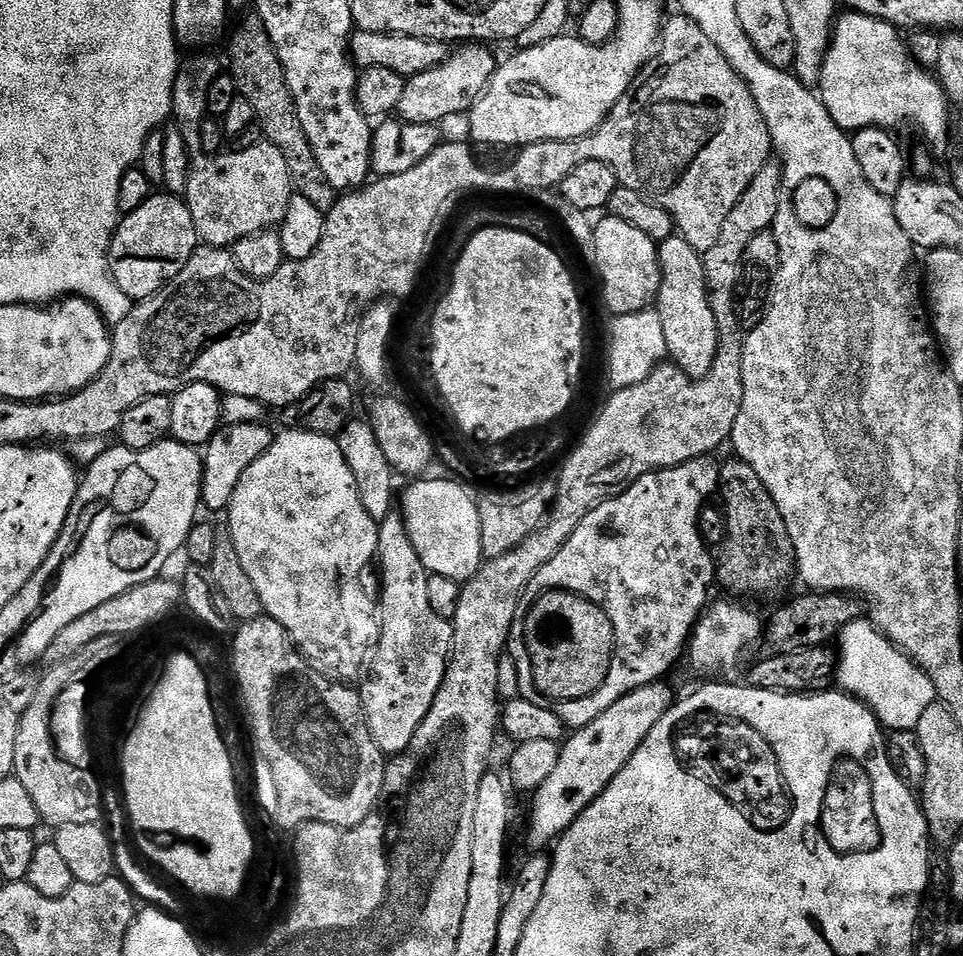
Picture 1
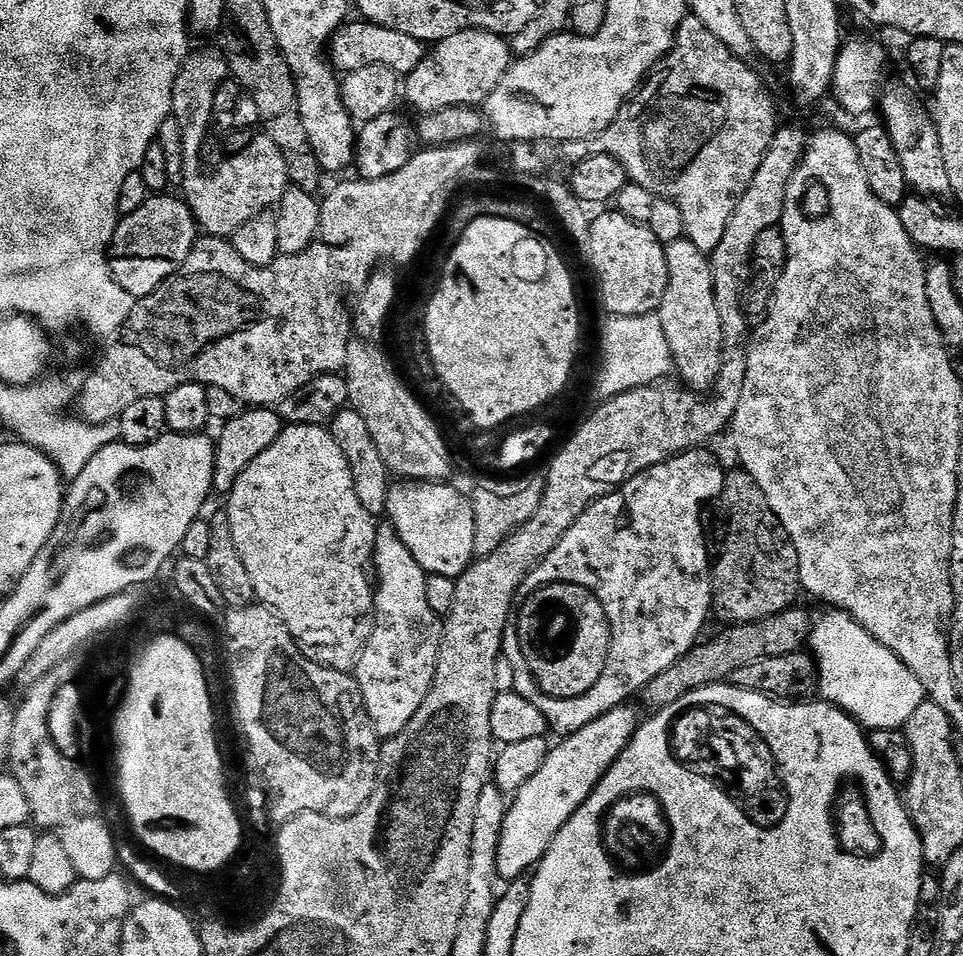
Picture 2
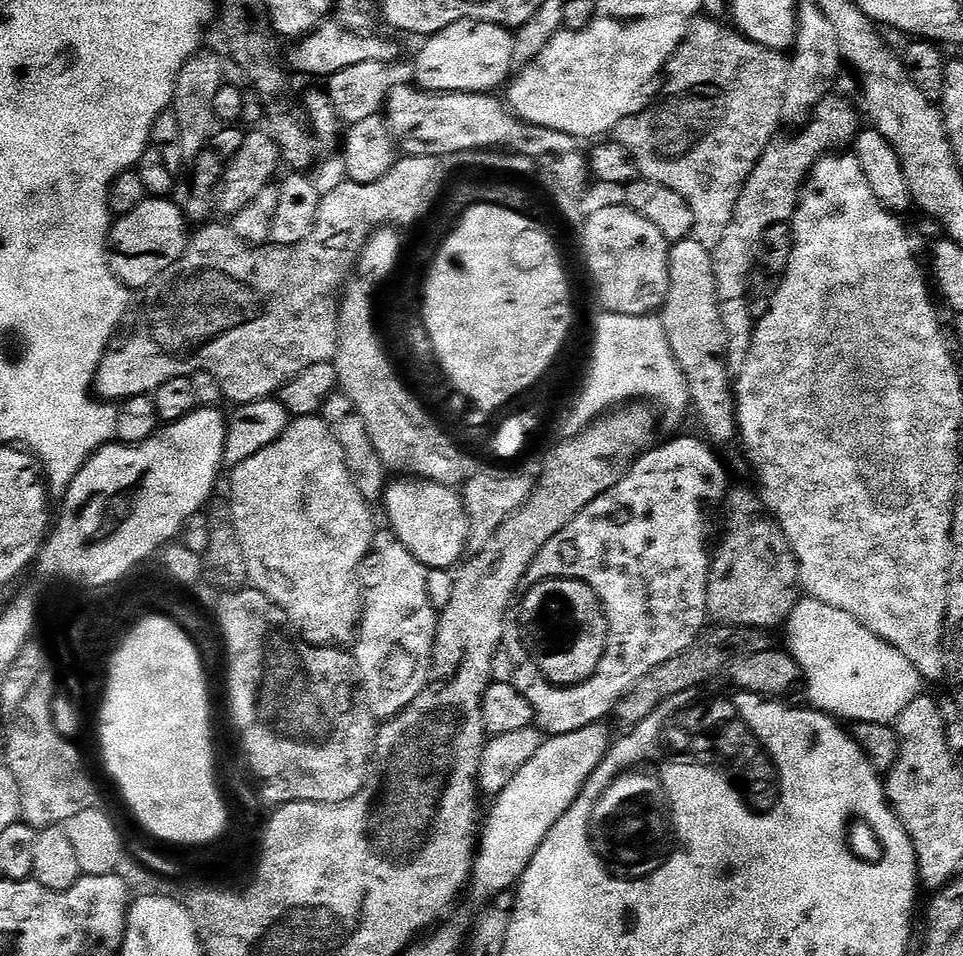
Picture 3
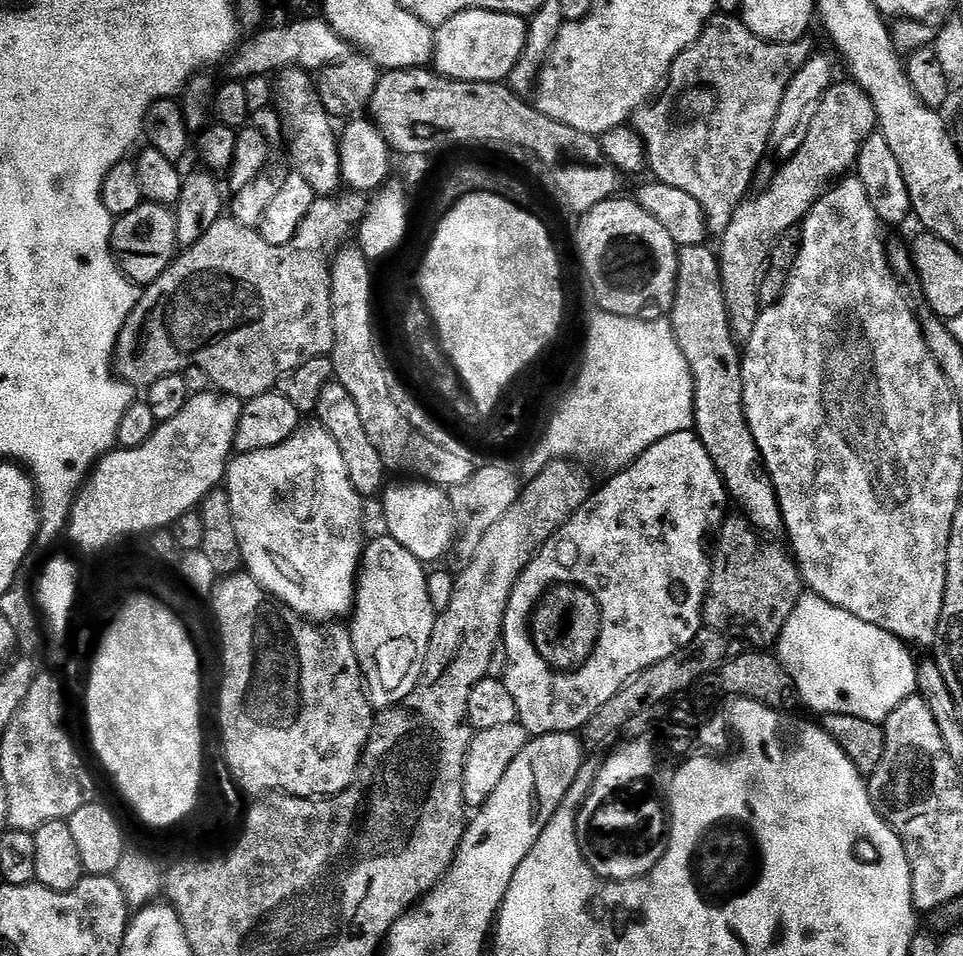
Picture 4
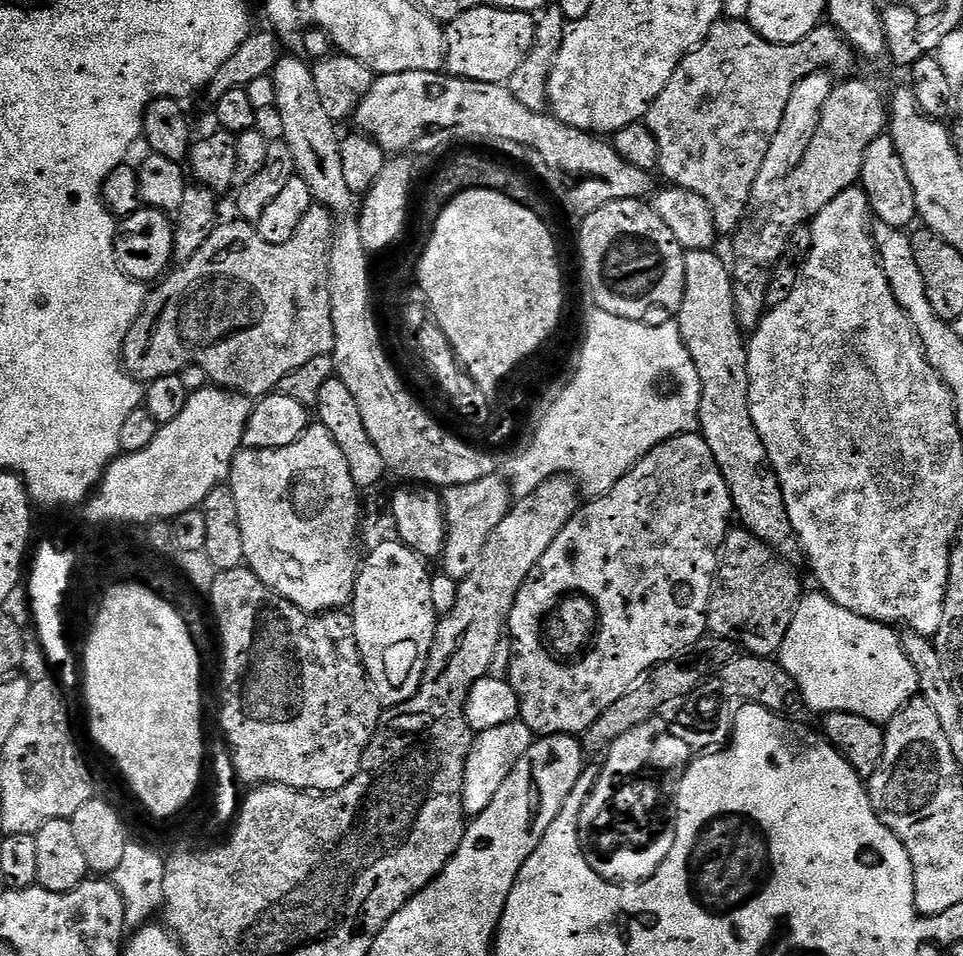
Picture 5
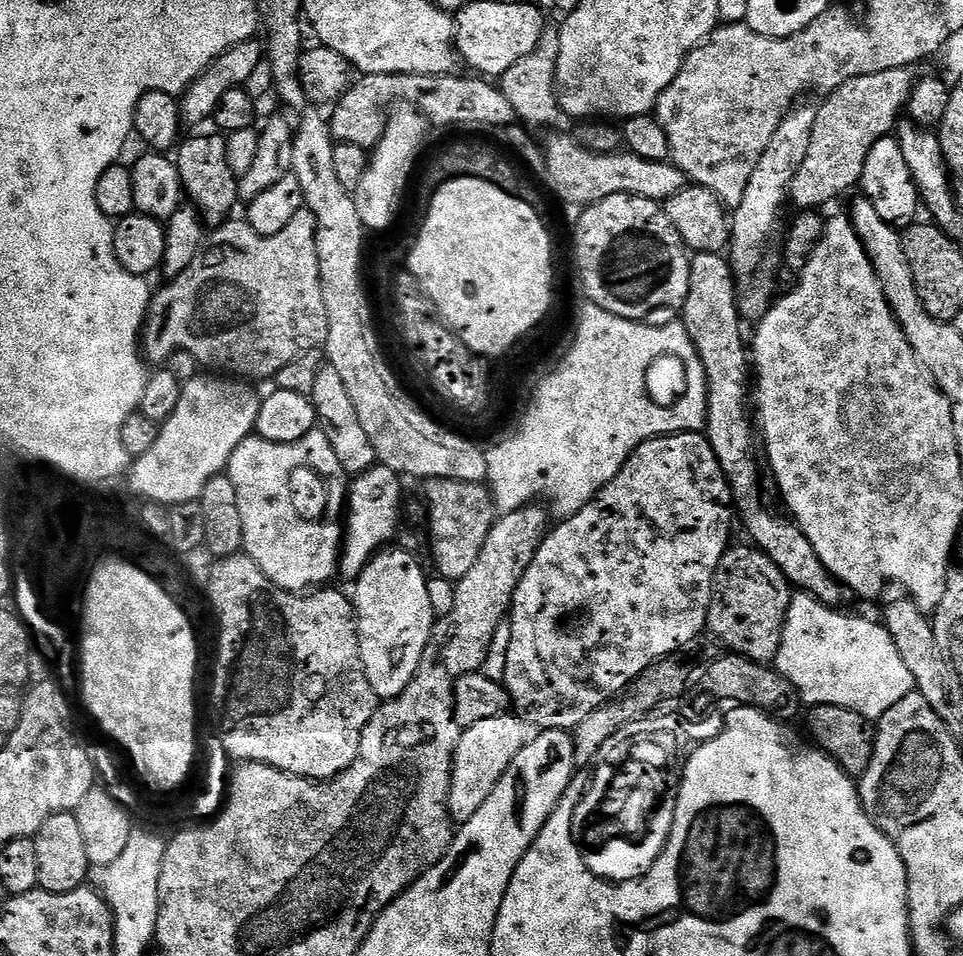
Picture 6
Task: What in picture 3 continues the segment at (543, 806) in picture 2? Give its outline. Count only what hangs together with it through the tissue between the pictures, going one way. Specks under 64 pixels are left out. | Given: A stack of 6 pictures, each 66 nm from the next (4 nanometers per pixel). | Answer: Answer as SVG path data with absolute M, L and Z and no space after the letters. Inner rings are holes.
M601 722L574 734L547 737L538 754L519 771L510 786L495 797L494 814L485 830L483 827L472 861L470 892L495 898L507 893L523 877L546 834L550 834L558 818L580 799L588 779L607 757L610 747L608 726Z

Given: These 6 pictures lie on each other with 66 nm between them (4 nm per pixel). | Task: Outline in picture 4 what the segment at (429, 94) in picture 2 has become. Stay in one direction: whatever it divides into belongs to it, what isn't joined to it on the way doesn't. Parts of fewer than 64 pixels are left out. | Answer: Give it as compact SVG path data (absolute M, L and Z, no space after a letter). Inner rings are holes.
M466 10L462 14L454 14L450 22L435 29L432 64L435 71L447 80L499 84L507 81L514 66L518 66L518 58L522 58L522 46L526 46L527 33L528 20L525 17L486 10Z

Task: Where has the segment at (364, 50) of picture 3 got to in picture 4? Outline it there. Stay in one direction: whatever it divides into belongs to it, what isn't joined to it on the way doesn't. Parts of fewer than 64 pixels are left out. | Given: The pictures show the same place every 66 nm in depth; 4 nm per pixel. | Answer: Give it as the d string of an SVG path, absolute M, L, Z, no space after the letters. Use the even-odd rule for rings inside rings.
M323 18L296 20L285 28L267 28L251 35L254 37L244 44L240 64L244 67L245 77L267 77L269 74L279 73L286 68L300 68L309 74L319 74L325 68L347 60L350 55L350 45Z

